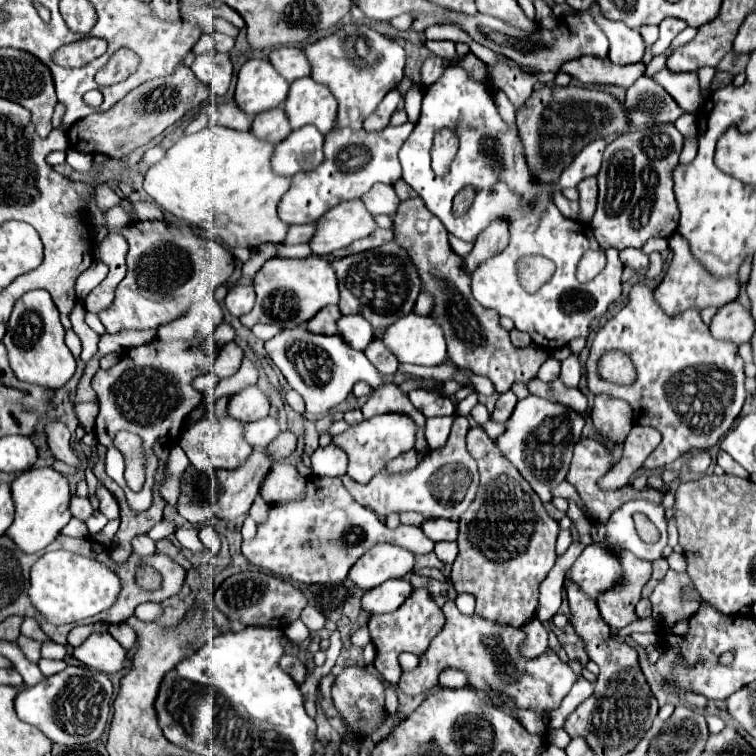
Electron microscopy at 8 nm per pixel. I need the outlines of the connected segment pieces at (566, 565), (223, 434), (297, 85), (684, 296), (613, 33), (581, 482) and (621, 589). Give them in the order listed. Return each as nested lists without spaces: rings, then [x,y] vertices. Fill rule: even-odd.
[[[574,540],[565,554],[556,559],[553,570],[547,574],[545,582],[539,586],[539,606],[537,606],[537,618],[541,622],[549,622],[555,612],[561,606],[561,586],[563,586],[563,576],[565,570],[569,570],[575,560],[585,549],[582,543]]]
[[[225,414],[223,418],[217,416],[207,416],[195,424],[191,424],[179,438],[179,446],[183,448],[183,452],[189,456],[191,464],[197,470],[203,470],[205,474],[213,474],[213,471],[219,468],[235,468],[241,462],[245,462],[245,458],[251,454],[251,444],[245,440],[243,436],[243,422]]]
[[[309,76],[291,84],[285,110],[293,130],[305,124],[313,124],[321,134],[327,134],[337,124],[335,96],[325,84],[319,84]]]
[[[679,232],[673,234],[673,238],[669,240],[669,248],[673,250],[673,260],[669,264],[669,270],[667,270],[663,282],[655,288],[655,298],[657,298],[659,306],[663,306],[663,310],[667,310],[667,314],[677,314],[687,308],[697,308],[697,310],[707,308],[707,306],[719,308],[739,296],[739,274],[731,274],[731,276],[723,276],[723,278],[717,278],[715,274],[711,274],[691,254],[689,244],[685,242],[685,238]]]
[[[603,15],[595,16],[595,22],[603,26],[611,48],[609,48],[609,58],[615,64],[635,64],[643,58],[645,52],[645,42],[637,30],[627,28],[623,22],[611,22]]]
[[[581,438],[575,444],[573,460],[571,460],[571,466],[569,466],[569,472],[567,472],[567,482],[581,496],[583,506],[585,506],[585,514],[595,524],[605,524],[609,520],[609,516],[613,514],[613,510],[617,510],[619,506],[623,506],[623,502],[627,502],[631,498],[645,498],[645,500],[651,500],[651,502],[661,502],[663,500],[663,492],[661,490],[655,490],[651,486],[645,486],[643,490],[635,490],[631,484],[621,486],[621,488],[615,488],[615,490],[601,488],[597,482],[599,482],[599,478],[603,478],[613,468],[613,464],[615,462],[613,462],[613,456],[611,456],[611,448],[605,446],[603,442],[593,440],[593,438]]]
[[[617,552],[615,556],[621,562],[621,580],[617,586],[599,594],[597,606],[603,620],[613,630],[621,630],[637,620],[635,606],[641,600],[641,588],[651,580],[653,568],[649,560],[629,556],[627,552]]]

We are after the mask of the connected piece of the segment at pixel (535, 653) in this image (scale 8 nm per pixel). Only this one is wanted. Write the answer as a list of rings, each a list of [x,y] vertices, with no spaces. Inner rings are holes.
[[[531,618],[527,624],[521,628],[525,632],[525,640],[521,646],[521,654],[525,658],[539,658],[541,654],[547,652],[549,640],[547,640],[547,630],[537,618]]]

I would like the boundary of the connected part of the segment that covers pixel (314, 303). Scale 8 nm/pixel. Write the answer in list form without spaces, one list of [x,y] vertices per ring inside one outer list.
[[[309,256],[309,258],[271,258],[263,264],[263,268],[255,274],[253,280],[257,302],[255,308],[241,316],[241,324],[247,328],[253,328],[257,322],[263,324],[275,324],[281,330],[283,328],[295,328],[305,322],[309,322],[321,308],[329,304],[339,302],[339,288],[337,288],[337,276],[331,268],[331,262],[321,256]]]

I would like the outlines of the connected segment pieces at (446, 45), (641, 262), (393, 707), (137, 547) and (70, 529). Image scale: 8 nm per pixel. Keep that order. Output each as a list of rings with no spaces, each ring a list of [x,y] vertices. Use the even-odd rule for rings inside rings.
[[[425,42],[425,46],[427,46],[433,54],[441,56],[445,62],[453,62],[455,56],[457,56],[457,52],[453,50],[453,42]]]
[[[625,248],[621,252],[621,262],[633,270],[647,270],[649,266],[649,258],[637,248]]]
[[[388,688],[385,691],[385,708],[388,715],[393,715],[397,712],[399,705],[398,694],[396,688]]]
[[[141,534],[141,536],[137,536],[137,538],[133,540],[133,552],[135,552],[135,556],[137,556],[139,562],[141,562],[141,560],[145,560],[147,556],[153,556],[153,554],[155,554],[155,542],[151,542],[145,534]]]
[[[71,518],[69,524],[61,530],[61,534],[71,536],[71,538],[89,538],[89,530],[87,530],[85,522],[81,522],[77,518]]]

